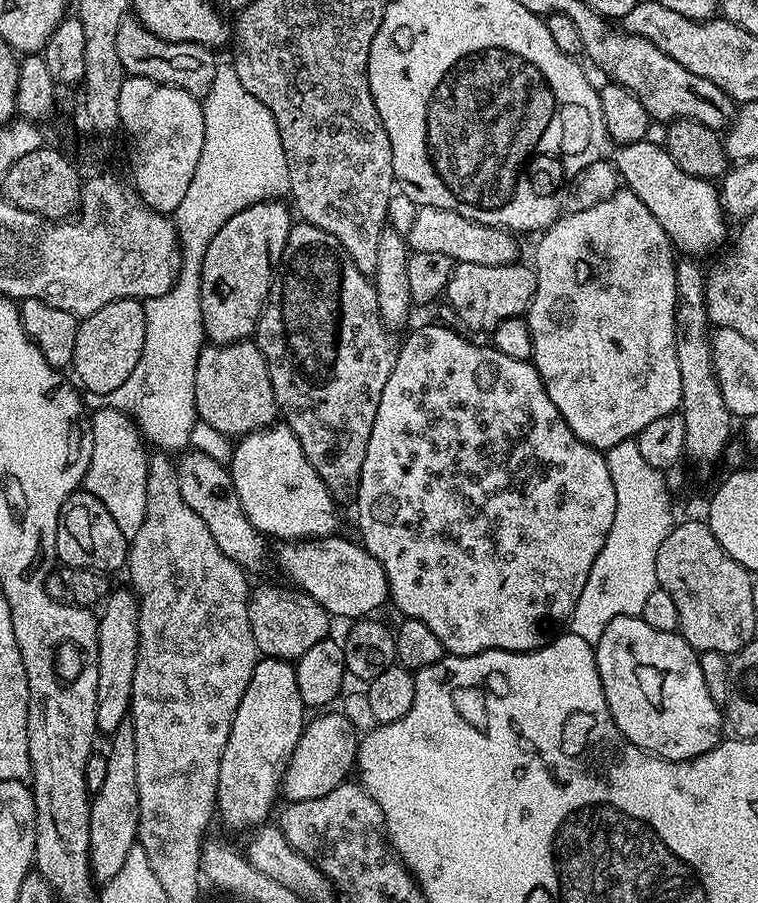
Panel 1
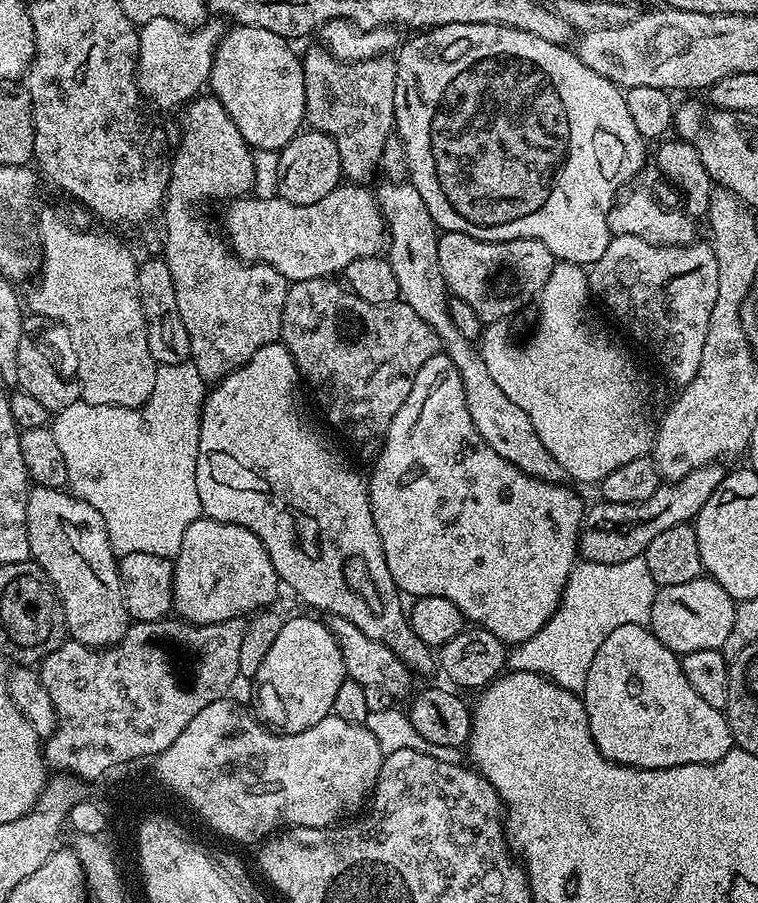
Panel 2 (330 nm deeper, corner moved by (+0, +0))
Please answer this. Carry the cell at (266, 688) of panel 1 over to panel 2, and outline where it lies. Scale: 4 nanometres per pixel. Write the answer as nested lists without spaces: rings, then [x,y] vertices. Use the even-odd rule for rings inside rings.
[[[296,616],[285,619],[274,646],[262,658],[254,677],[256,683],[255,715],[265,728],[281,736],[298,734],[318,726],[322,718],[332,715],[338,686],[346,679],[342,650],[323,619]]]

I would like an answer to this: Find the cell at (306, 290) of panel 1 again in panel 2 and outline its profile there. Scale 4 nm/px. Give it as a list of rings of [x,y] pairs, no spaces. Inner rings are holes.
[[[322,276],[313,280],[297,280],[289,287],[284,309],[282,310],[280,340],[286,346],[288,353],[294,358],[296,369],[299,370],[303,383],[307,385],[310,392],[310,387],[312,387],[312,392],[316,395],[321,410],[328,415],[329,422],[338,431],[344,432],[345,438],[354,447],[361,448],[364,452],[372,452],[371,454],[379,453],[380,449],[383,448],[384,440],[388,437],[388,431],[390,430],[390,422],[394,422],[394,414],[398,414],[398,410],[402,410],[402,402],[406,402],[406,397],[410,395],[410,386],[414,386],[414,378],[418,374],[418,370],[422,370],[422,362],[426,362],[426,358],[437,355],[442,348],[438,334],[434,334],[434,330],[430,330],[430,326],[426,326],[426,322],[422,322],[422,318],[418,318],[418,314],[414,314],[414,310],[410,310],[408,304],[403,302],[371,304],[355,296],[339,279]]]

